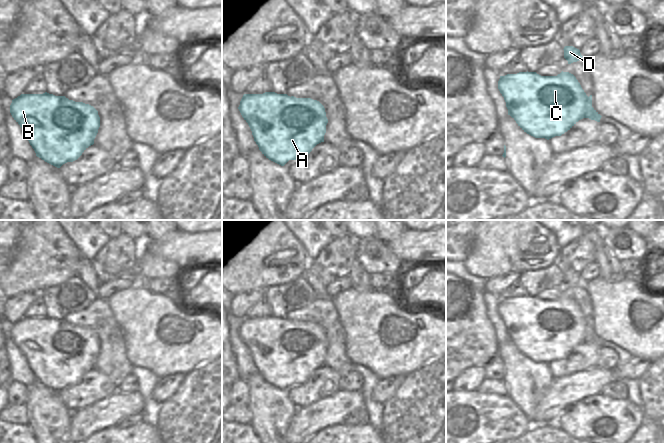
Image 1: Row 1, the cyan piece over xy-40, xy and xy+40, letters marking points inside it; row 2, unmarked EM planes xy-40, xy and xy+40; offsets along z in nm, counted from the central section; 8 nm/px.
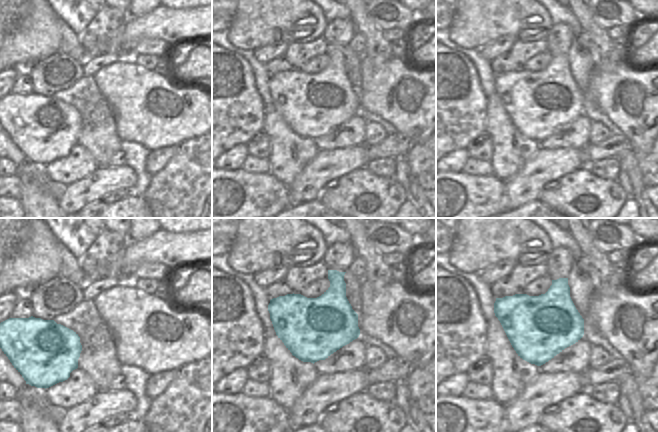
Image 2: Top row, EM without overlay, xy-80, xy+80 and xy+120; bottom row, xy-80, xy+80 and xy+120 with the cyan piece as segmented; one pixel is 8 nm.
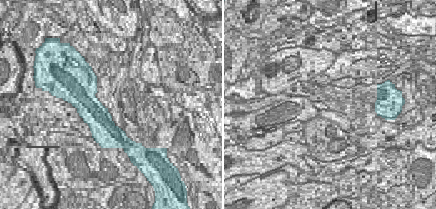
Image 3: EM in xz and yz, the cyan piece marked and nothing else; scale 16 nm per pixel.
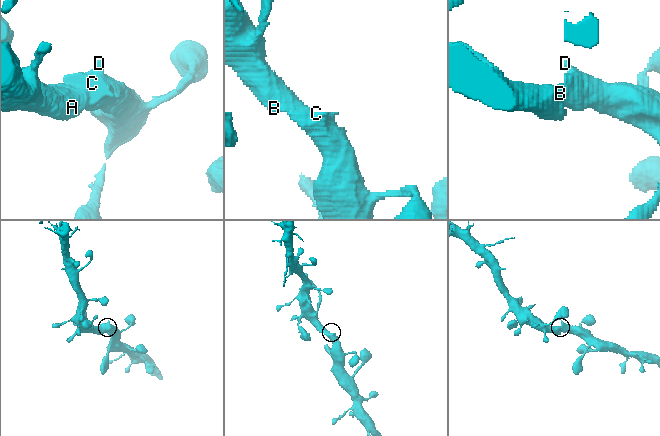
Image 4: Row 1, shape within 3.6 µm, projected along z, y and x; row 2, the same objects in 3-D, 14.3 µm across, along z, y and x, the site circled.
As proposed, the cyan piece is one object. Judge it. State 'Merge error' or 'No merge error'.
No merge error.

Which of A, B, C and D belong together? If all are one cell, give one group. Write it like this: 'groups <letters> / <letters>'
groups A B C D

